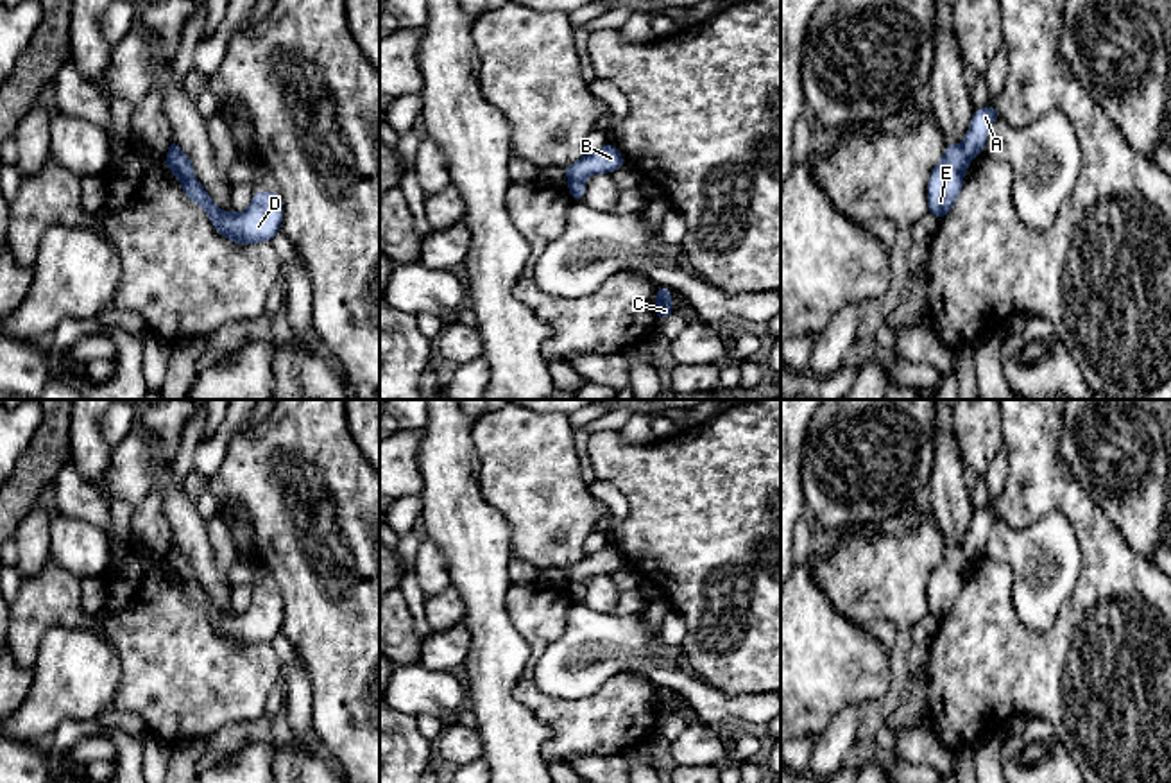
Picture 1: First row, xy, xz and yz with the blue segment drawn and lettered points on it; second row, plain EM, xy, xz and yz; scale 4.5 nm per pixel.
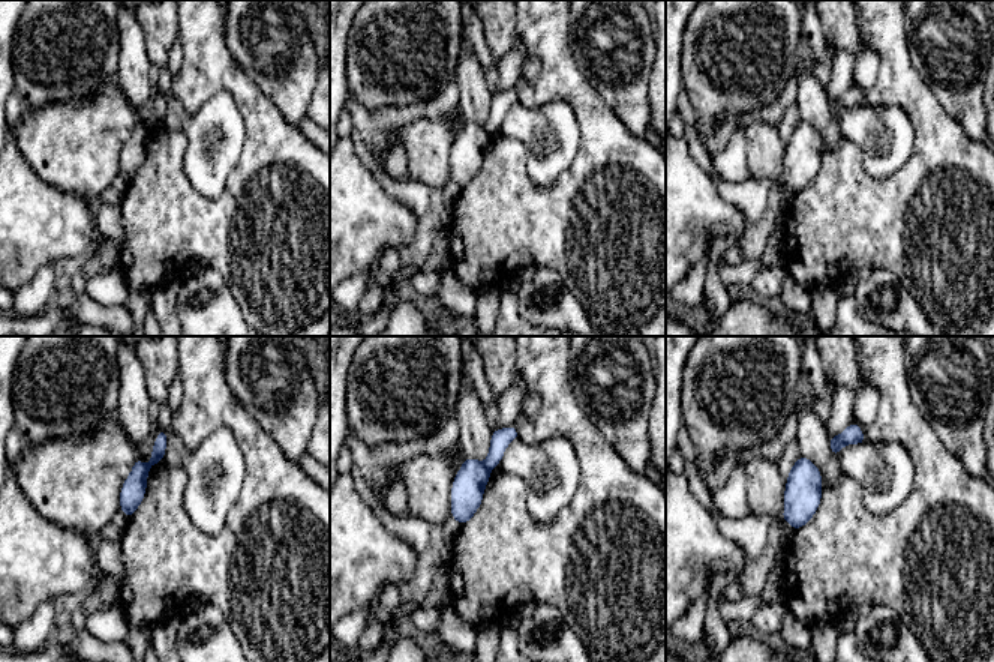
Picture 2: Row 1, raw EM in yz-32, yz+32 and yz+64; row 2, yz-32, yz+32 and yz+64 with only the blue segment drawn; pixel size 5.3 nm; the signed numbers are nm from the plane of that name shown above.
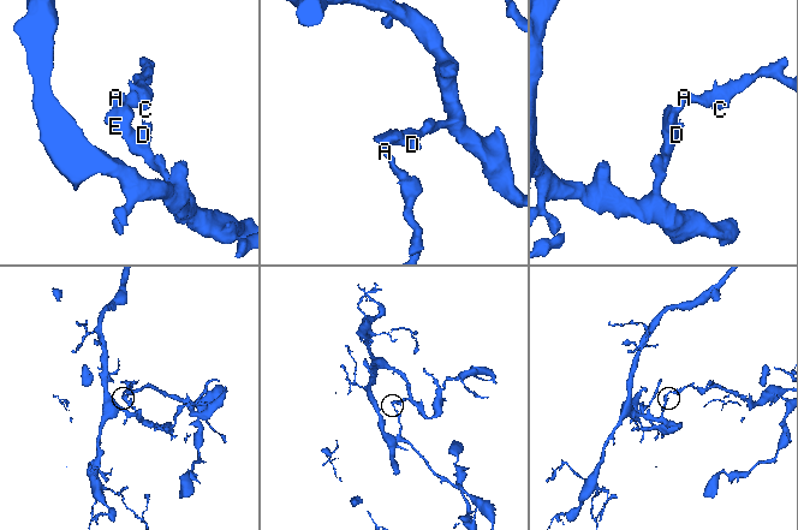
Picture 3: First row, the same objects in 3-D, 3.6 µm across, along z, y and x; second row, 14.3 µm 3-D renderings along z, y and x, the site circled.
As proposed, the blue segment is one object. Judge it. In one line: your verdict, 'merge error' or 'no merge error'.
merge error

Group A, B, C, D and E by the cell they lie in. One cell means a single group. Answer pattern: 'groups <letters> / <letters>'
groups A C / B D E

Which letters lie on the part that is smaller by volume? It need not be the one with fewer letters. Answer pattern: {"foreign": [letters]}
{"foreign": ["A", "C"]}

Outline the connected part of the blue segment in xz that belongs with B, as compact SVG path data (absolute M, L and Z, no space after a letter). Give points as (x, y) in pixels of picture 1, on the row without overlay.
M605 543L598 552L586 554L577 564L564 568L564 575L569 584L584 584L593 575L612 575L625 566L627 563L620 552Z

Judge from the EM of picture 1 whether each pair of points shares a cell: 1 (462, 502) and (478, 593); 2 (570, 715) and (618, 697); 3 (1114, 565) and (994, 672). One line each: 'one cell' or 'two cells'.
1: one cell
2: one cell
3: one cell

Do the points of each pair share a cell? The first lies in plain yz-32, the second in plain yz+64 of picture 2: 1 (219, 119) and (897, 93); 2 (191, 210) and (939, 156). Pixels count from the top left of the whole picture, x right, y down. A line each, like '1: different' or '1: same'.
1: different
2: same

